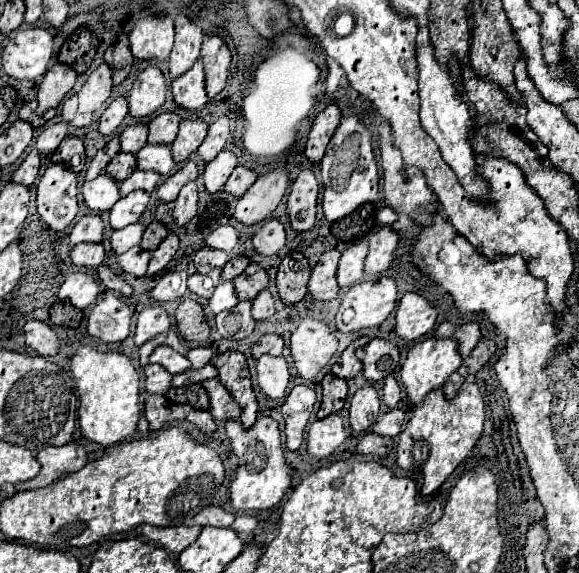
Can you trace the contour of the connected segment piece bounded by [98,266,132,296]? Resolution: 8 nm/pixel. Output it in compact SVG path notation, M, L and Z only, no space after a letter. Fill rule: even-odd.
M100 266L98 268L98 278L102 280L102 284L108 288L108 290L114 290L122 296L130 296L132 294L132 286L126 284L118 274L114 274L108 266Z

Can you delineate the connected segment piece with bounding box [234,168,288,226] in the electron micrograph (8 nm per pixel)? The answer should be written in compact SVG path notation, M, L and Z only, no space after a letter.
M276 168L266 176L260 176L254 186L238 200L234 218L244 226L254 226L272 216L276 206L288 188L288 174L284 168Z

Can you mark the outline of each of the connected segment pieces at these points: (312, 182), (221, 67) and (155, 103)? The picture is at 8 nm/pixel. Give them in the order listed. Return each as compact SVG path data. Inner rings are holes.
M302 170L296 182L290 186L288 196L288 220L292 230L306 232L316 222L316 200L318 200L318 182L310 170Z
M204 36L202 44L202 64L204 64L204 76L206 76L206 94L212 100L216 94L220 94L226 86L228 68L230 68L230 50L226 48L222 38Z
M148 66L144 72L138 74L130 96L128 96L128 106L130 106L130 116L134 118L144 118L156 112L166 98L166 82L164 74L156 66Z

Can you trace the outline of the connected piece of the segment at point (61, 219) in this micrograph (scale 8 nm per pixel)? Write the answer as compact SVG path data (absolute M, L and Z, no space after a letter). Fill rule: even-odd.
M62 164L46 168L38 184L38 214L56 232L62 232L78 214L76 174Z

